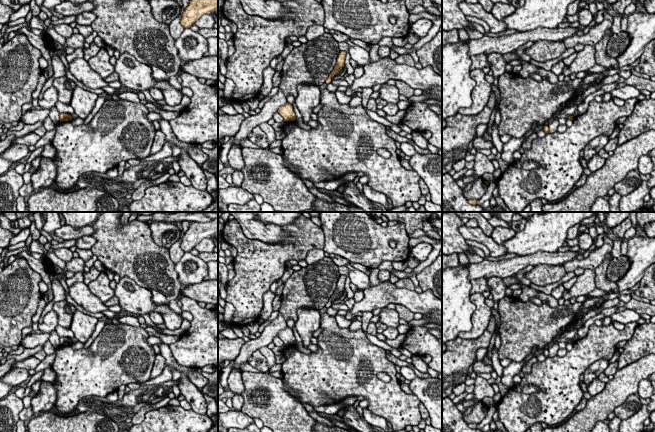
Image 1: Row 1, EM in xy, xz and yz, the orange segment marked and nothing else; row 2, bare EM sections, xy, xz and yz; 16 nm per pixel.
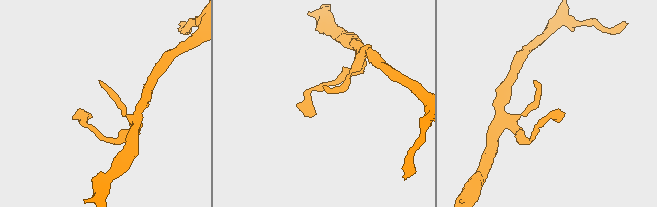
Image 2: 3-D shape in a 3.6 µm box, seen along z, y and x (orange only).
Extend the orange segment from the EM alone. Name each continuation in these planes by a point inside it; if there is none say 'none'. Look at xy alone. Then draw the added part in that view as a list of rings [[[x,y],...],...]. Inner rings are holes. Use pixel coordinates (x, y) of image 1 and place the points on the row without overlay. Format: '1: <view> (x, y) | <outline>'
none

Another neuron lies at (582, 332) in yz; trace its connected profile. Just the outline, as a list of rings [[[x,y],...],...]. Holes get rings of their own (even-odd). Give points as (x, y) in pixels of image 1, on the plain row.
[[[599,313],[599,314],[597,314],[596,316],[589,318],[589,319],[584,323],[583,327],[578,330],[577,336],[576,336],[574,339],[572,339],[573,342],[574,342],[575,340],[584,338],[584,337],[587,335],[587,333],[588,333],[589,327],[590,327],[592,324],[594,324],[594,322],[595,322],[596,320],[602,320],[602,319],[604,319],[604,318],[605,318],[605,315],[602,314],[602,313]]]

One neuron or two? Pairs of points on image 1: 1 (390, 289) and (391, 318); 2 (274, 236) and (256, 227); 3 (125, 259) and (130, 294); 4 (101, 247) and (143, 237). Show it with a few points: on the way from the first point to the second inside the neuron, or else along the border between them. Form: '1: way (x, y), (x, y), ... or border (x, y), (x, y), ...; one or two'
1: border (385, 306), (381, 308); two
2: way (270, 233), (260, 231); one
3: border (120, 277), (127, 276), (140, 286), (146, 288); two
4: way (111, 247), (129, 247), (133, 243); one

